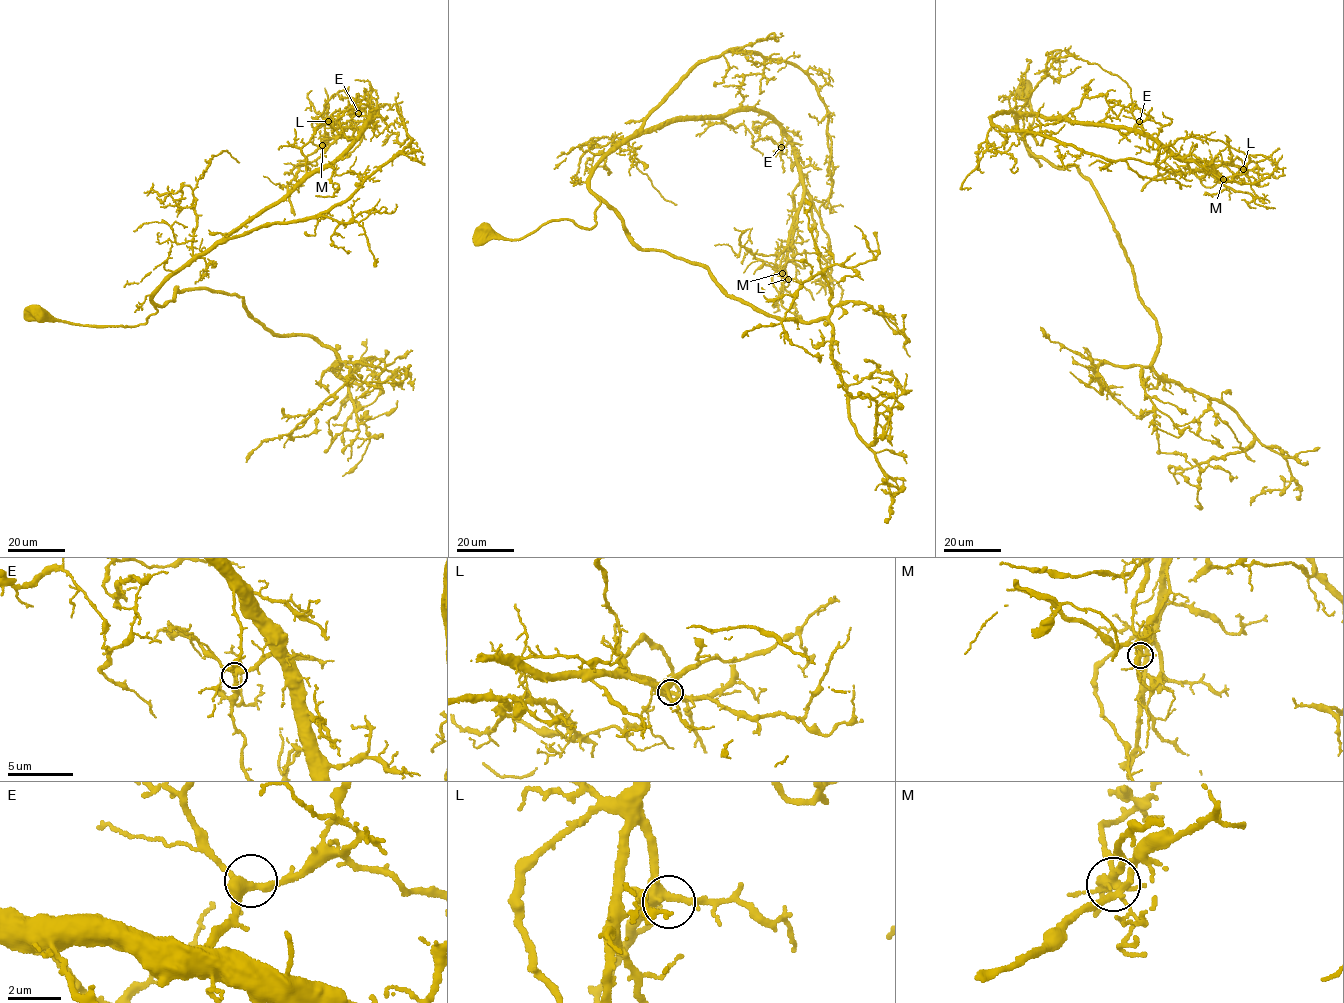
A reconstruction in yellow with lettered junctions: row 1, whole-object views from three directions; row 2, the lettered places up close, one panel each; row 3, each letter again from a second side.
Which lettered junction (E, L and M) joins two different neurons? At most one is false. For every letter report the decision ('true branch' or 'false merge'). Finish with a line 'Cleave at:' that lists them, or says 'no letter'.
E: true branch
L: true branch
M: false merge
Cleave at: M

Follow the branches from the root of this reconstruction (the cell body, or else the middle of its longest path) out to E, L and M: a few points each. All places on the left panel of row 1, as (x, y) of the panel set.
E: (36, 311), (94, 326), (146, 322), (157, 312), (152, 298), (159, 284), (343, 155), (368, 122), (358, 113)
L: (36, 311), (94, 326), (146, 322), (159, 284), (333, 163), (369, 117), (355, 127), (328, 121)
M: (36, 311), (94, 326), (146, 322), (159, 284), (333, 163), (368, 115), (353, 136), (321, 145)

